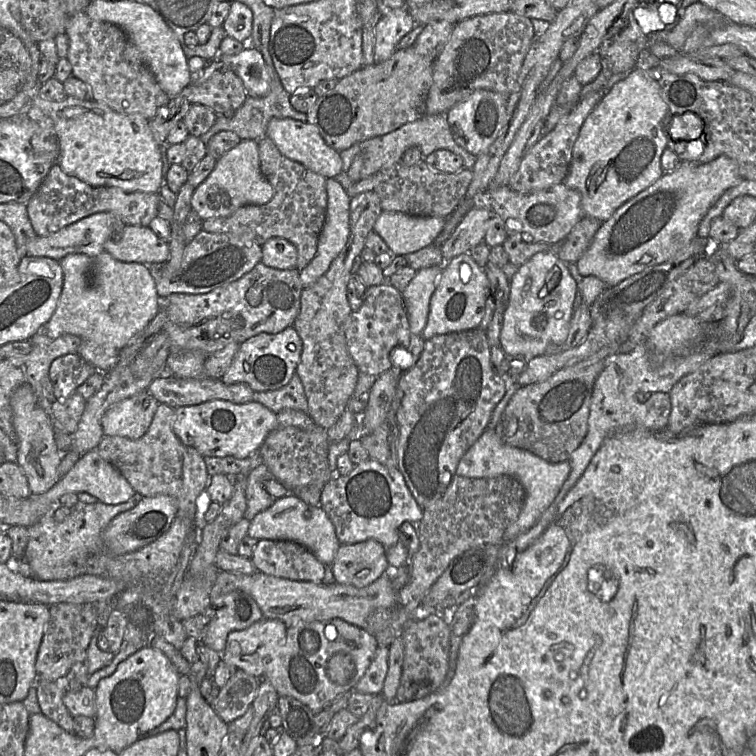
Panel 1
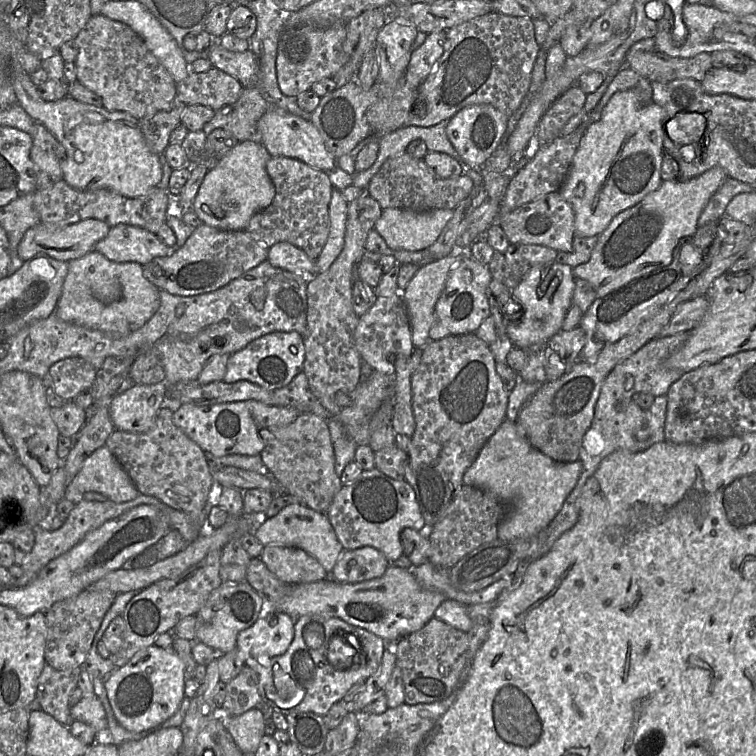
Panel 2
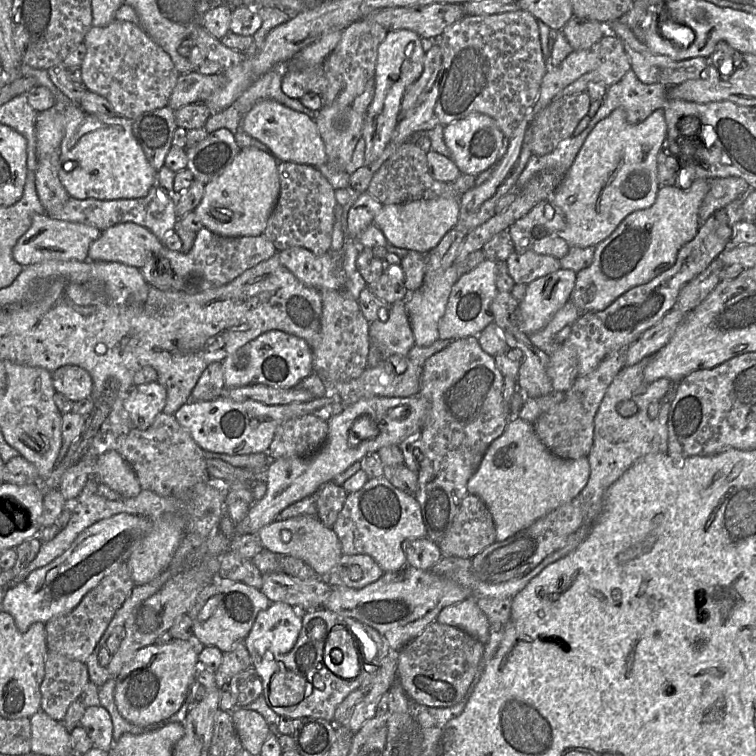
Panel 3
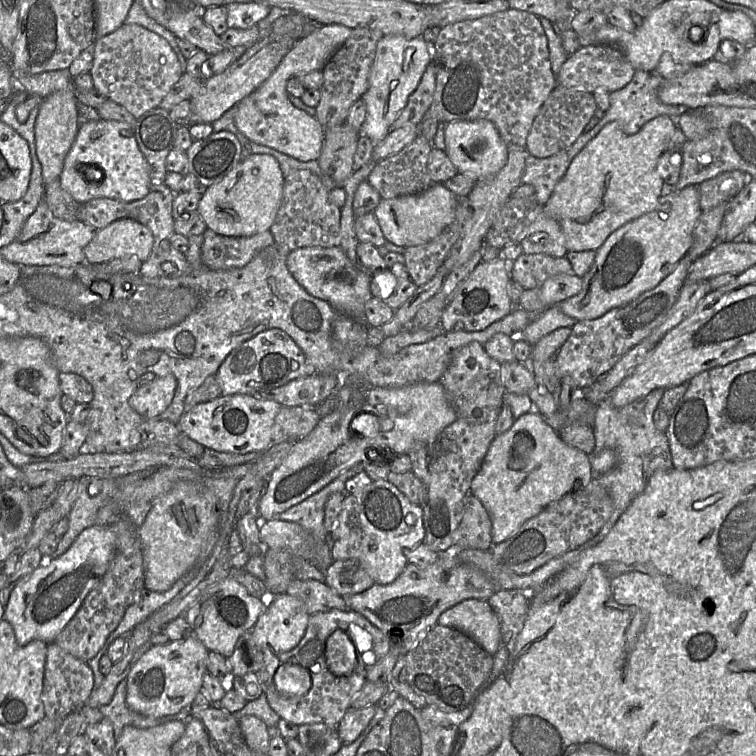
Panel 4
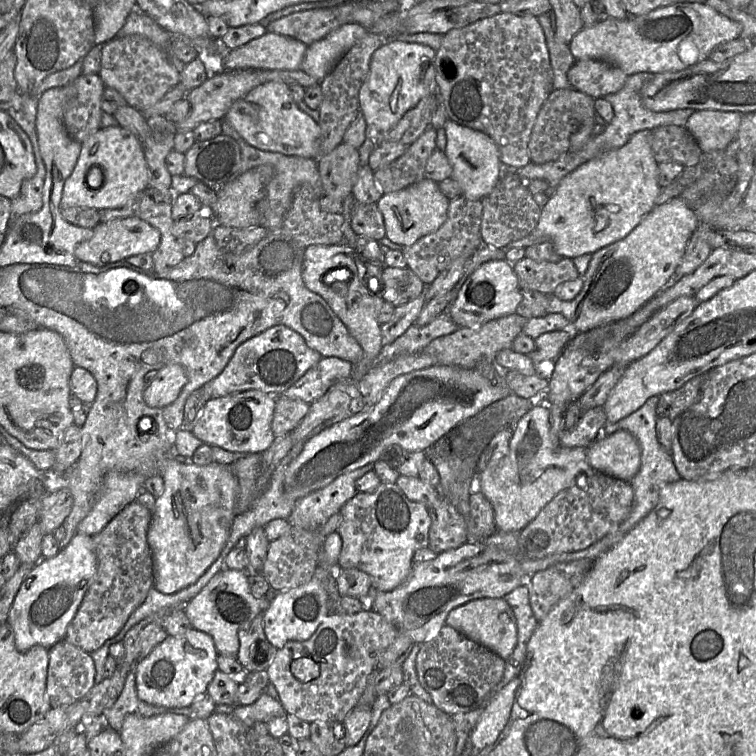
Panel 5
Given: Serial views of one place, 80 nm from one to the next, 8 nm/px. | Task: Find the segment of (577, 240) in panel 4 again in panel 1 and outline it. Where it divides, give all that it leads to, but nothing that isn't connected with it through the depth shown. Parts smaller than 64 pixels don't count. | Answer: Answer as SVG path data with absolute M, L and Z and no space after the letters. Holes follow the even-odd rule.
M635 67L628 73L625 79L619 81L613 86L613 88L600 100L596 107L587 116L580 129L579 136L573 146L569 171L564 181L564 184L567 187L577 190L581 194L581 204L584 216L593 217L600 222L605 222L625 202L651 186L664 174L661 167L661 156L664 150L667 148L666 129L664 126L664 118L666 117L667 112L668 105L661 96L659 84L647 76L643 70Z

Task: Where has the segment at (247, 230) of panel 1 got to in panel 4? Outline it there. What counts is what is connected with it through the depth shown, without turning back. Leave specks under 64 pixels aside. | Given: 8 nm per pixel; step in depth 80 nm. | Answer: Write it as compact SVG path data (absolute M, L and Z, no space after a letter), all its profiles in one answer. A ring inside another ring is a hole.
M292 170L284 177L283 198L269 231L276 244L293 251L303 247L340 245L341 209L329 201L329 190L310 170Z

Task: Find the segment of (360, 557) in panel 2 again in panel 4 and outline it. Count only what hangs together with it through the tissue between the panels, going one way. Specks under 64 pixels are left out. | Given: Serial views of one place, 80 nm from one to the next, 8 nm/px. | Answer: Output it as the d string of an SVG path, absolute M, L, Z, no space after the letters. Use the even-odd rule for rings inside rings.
M355 559L334 561L325 573L325 583L341 596L364 592L374 580Z

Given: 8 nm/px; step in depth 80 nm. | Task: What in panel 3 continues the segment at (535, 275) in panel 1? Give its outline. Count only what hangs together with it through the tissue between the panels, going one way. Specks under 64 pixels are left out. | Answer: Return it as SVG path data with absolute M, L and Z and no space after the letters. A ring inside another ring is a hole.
M563 267L529 283L519 302L519 329L527 336L543 329L569 301L575 283L576 272Z

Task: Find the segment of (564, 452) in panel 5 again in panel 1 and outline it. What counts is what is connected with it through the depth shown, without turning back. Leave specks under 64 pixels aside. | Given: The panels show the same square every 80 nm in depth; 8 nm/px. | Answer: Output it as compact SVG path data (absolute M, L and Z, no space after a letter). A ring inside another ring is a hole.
M488 428L467 450L458 463L456 474L467 478L494 478L507 475L520 482L525 491L525 501L517 517L504 531L503 541L512 542L517 536L531 529L542 514L552 505L570 474L568 461L550 463L533 453L504 443L495 428Z

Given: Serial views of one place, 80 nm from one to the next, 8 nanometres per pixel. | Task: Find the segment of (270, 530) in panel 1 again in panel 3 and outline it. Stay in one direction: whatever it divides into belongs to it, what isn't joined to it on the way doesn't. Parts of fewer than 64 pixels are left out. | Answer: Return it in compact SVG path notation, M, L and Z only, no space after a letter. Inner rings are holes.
M302 515L286 520L274 520L263 526L258 531L258 536L267 550L299 558L311 566L319 576L328 575L343 555L335 531L315 516Z

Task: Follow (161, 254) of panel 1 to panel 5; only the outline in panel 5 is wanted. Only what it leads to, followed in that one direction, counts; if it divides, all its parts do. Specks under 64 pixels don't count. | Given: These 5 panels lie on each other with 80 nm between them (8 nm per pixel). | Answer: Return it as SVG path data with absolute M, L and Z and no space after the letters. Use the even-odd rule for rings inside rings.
M139 218L112 219L99 222L93 228L92 237L79 243L75 248L74 254L78 261L93 265L105 265L125 260L131 256L153 253L159 245L160 237L160 232L156 228Z

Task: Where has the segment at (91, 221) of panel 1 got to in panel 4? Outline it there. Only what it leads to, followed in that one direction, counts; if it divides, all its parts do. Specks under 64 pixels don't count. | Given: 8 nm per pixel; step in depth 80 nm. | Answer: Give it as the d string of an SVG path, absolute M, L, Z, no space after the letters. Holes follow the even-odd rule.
M44 200L26 220L21 232L10 244L2 249L5 260L25 266L73 267L85 262L84 248L97 230L82 221L65 221L53 215Z

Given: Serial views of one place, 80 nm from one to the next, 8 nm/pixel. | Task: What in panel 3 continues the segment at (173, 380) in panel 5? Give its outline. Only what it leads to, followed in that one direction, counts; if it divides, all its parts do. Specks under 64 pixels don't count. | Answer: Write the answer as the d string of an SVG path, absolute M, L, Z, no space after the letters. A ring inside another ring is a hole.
M157 381L148 384L134 385L124 400L131 424L134 428L145 430L160 414L167 399L166 389Z

